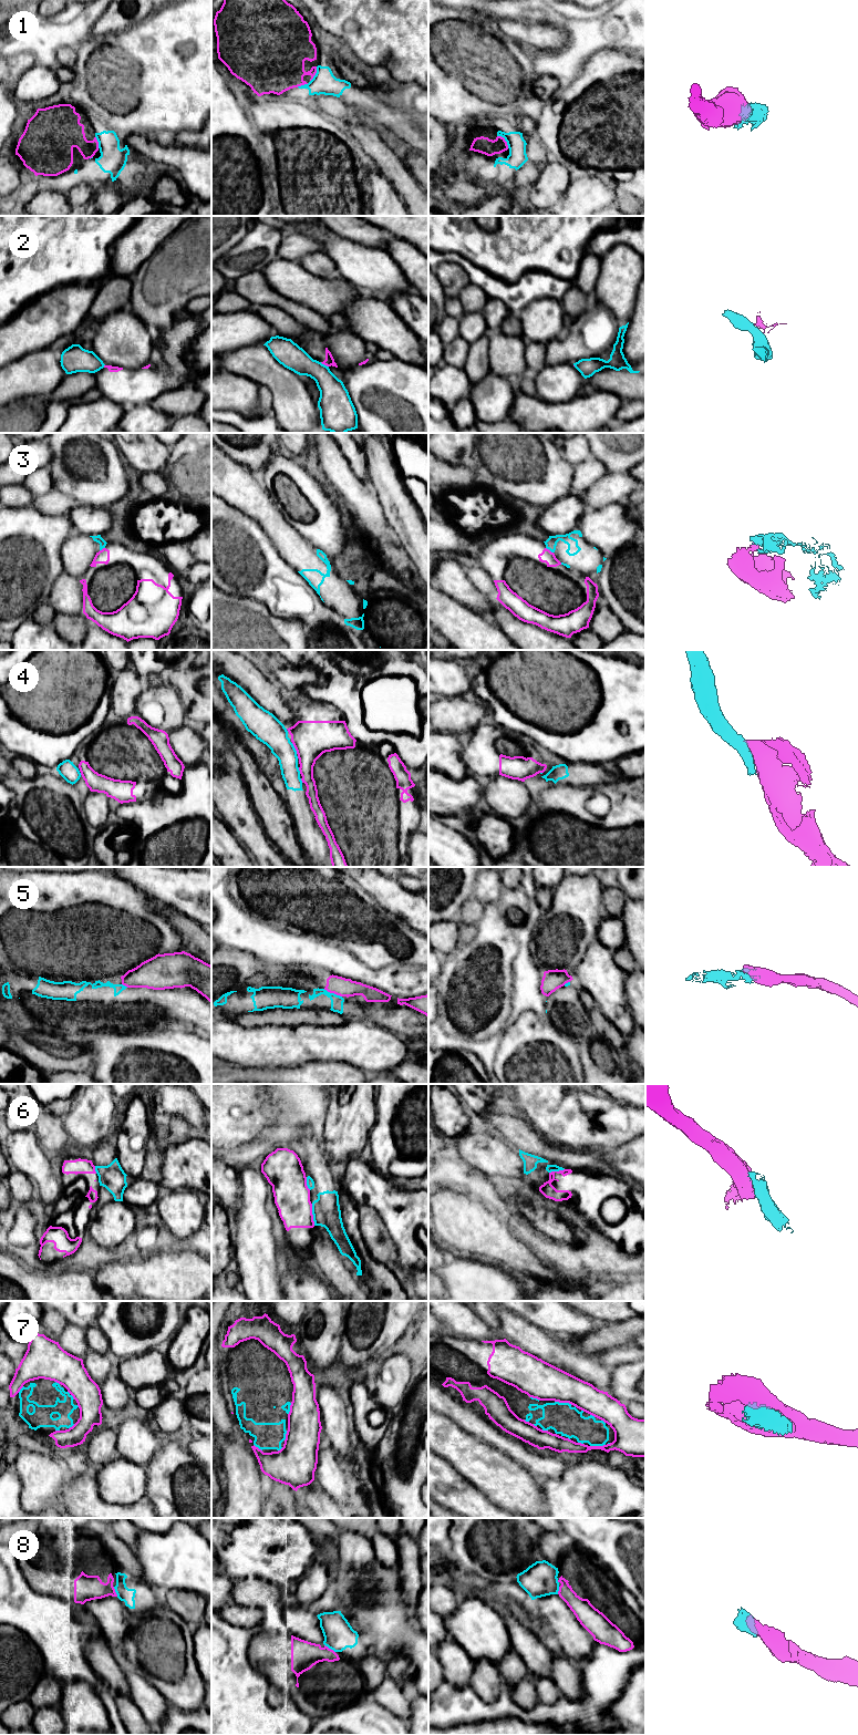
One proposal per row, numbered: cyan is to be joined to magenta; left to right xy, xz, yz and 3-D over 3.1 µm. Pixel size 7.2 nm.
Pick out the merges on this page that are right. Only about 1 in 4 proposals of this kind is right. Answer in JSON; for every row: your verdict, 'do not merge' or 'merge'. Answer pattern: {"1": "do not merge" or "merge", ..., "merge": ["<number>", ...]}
{"1": "merge", "2": "do not merge", "3": "do not merge", "4": "do not merge", "5": "do not merge", "6": "do not merge", "7": "merge", "8": "do not merge", "merge": ["1", "7"]}

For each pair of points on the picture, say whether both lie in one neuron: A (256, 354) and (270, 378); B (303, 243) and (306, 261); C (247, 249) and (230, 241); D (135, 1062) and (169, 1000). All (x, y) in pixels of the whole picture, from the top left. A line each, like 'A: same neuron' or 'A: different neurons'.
A: same neuron
B: different neurons
C: different neurons
D: different neurons

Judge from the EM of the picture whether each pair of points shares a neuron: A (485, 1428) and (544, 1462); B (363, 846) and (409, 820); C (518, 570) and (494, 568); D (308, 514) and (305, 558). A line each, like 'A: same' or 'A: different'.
A: same
B: same
C: same
D: different

